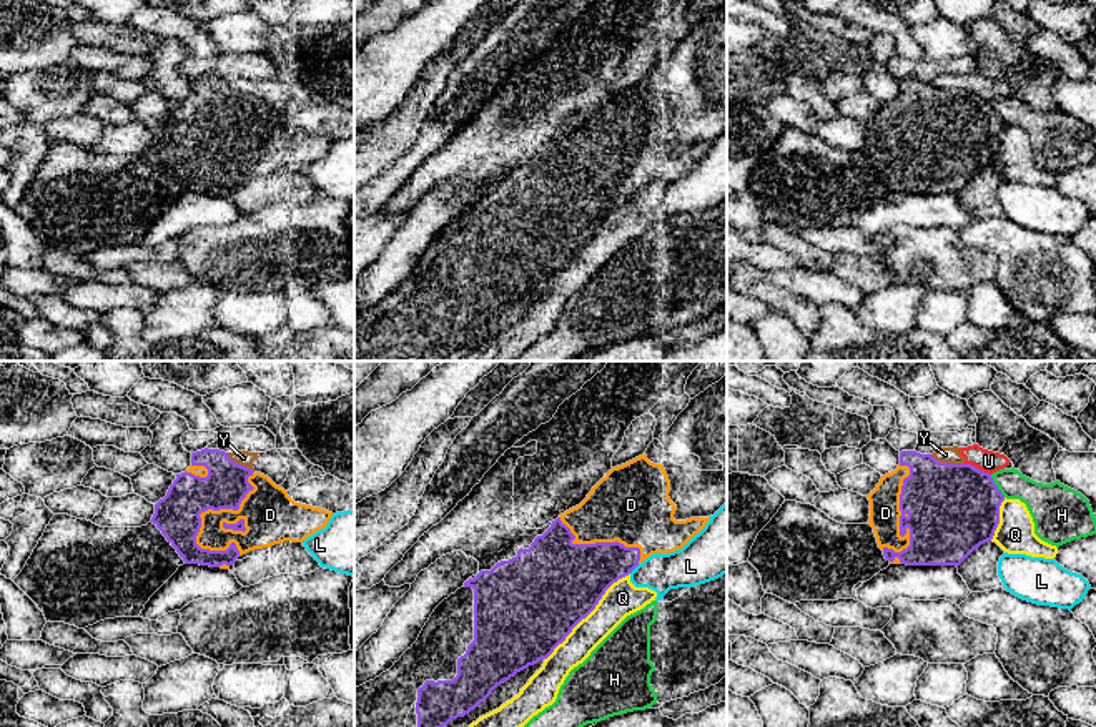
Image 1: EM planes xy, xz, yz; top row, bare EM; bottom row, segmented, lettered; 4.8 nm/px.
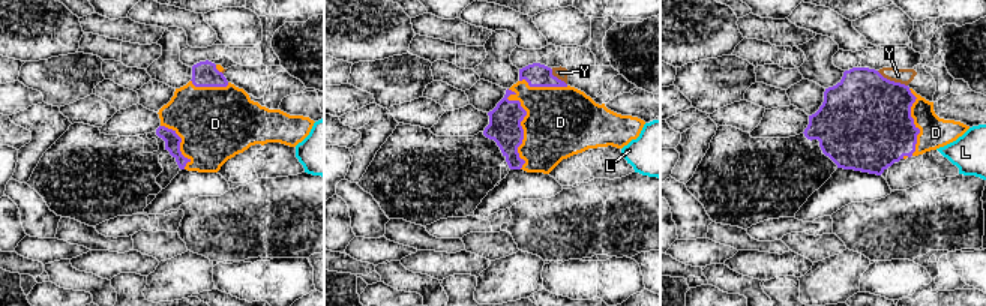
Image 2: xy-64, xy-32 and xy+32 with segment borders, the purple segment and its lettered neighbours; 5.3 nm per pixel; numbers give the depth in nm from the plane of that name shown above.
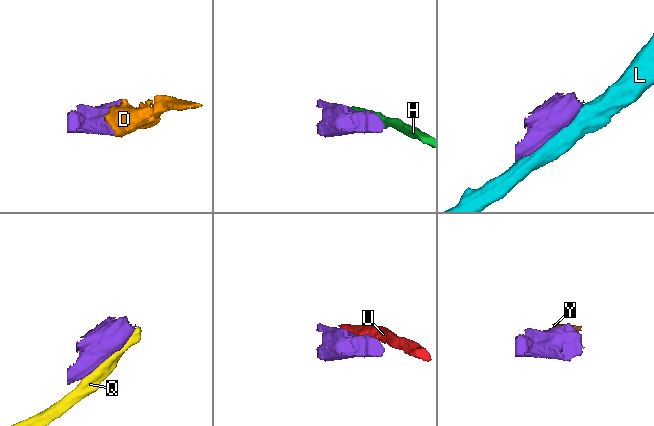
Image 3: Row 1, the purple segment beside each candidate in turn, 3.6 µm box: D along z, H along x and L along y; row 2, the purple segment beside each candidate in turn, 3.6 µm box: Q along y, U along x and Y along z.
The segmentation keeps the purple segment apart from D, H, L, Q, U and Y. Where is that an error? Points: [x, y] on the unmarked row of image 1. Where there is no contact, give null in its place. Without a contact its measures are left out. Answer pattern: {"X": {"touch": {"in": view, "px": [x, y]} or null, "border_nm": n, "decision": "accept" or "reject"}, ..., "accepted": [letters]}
{"D": {"touch": {"in": "xy", "px": [220, 135]}, "border_nm": 460, "decision": "accept"}, "H": {"touch": {"in": "yz", "px": [997, 113]}, "border_nm": 130, "decision": "reject"}, "L": {"touch": {"in": "xz", "px": [634, 195]}, "border_nm": 70, "decision": "reject"}, "Q": {"touch": {"in": "xz", "px": [587, 242]}, "border_nm": 600, "decision": "reject"}, "U": {"touch": {"in": "yz", "px": [977, 95]}, "border_nm": 140, "decision": "reject"}, "Y": {"touch": {"in": "yz", "px": [947, 90]}, "border_nm": 180, "decision": "reject"}, "accepted": ["D"]}

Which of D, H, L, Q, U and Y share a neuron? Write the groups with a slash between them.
D / H / L / Q / U Y

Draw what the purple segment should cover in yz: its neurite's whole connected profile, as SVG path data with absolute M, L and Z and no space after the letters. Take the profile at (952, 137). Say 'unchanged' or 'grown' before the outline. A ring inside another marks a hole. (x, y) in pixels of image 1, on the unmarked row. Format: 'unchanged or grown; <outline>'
grown; M901 78L898 95L881 103L866 125L868 151L890 191L956 195L993 166L1005 128L991 101L971 91L940 90L916 78Z

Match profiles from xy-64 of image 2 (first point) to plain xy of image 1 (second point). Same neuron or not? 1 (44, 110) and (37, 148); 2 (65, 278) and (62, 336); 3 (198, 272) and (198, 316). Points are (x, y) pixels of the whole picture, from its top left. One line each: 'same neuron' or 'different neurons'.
1: same neuron
2: different neurons
3: same neuron

